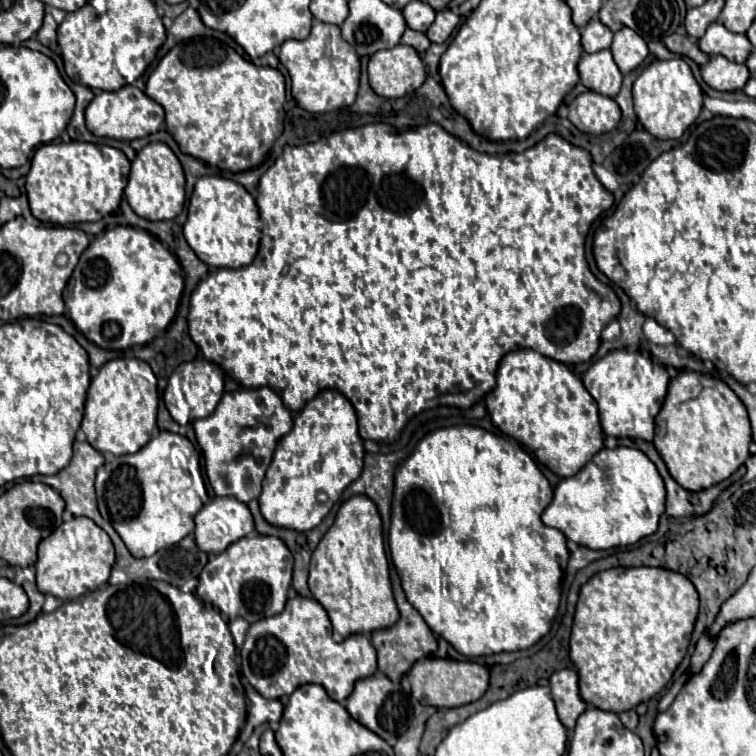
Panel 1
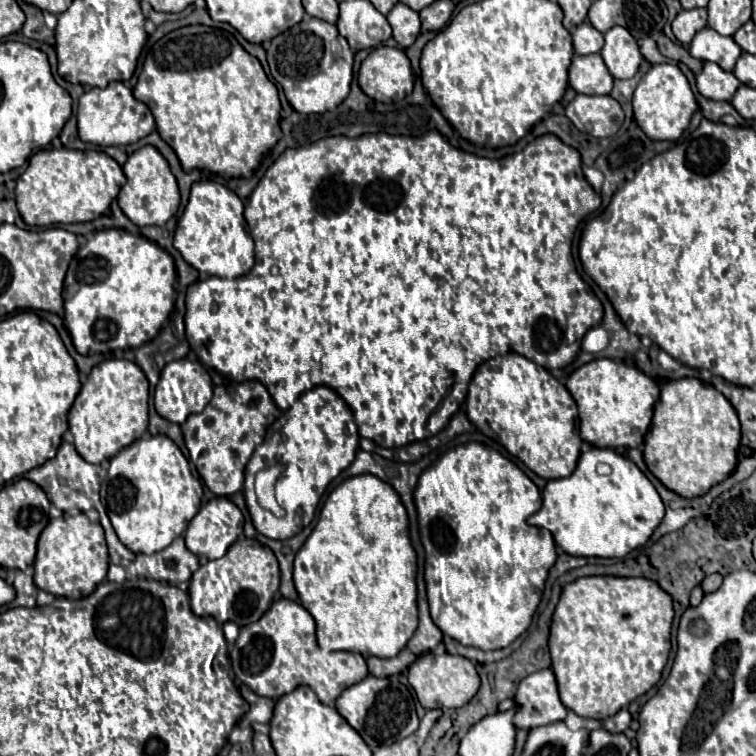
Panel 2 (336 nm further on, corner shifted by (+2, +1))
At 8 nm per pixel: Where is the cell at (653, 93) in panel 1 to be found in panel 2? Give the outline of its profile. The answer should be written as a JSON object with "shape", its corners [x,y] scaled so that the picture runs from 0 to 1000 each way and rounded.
{"shape":[[[896,85],[861,87],[861,93],[848,103],[837,124],[840,159],[861,185],[896,185],[911,167],[911,159],[919,146],[922,146],[919,124]]]}

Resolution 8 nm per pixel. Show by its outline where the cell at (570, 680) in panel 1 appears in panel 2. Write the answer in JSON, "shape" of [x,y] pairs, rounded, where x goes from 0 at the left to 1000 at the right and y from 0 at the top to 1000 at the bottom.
{"shape":[[[713,886],[689,899],[681,929],[687,942],[681,947],[684,963],[710,963],[731,955],[742,955],[750,947],[750,937],[745,934],[737,899],[731,886]]]}

